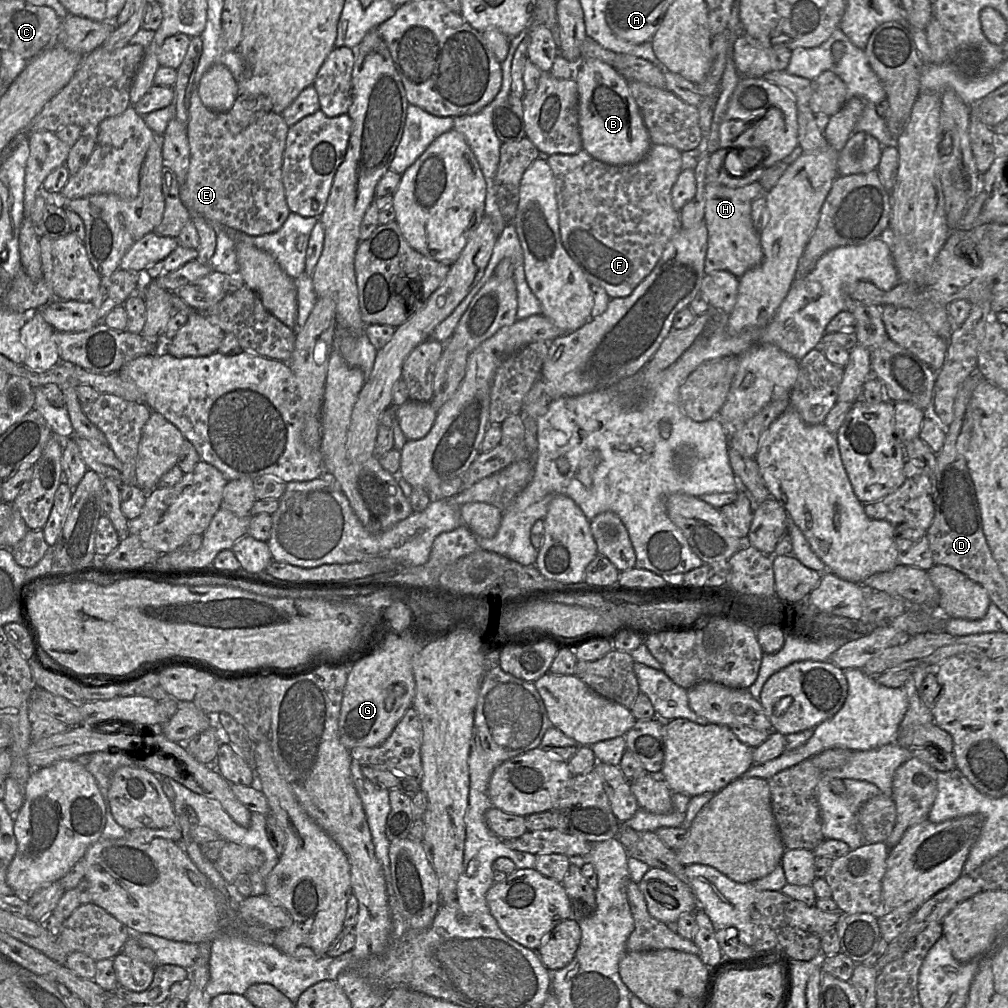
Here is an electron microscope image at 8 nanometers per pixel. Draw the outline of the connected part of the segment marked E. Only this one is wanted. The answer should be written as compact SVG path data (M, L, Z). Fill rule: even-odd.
M198 88L193 89L190 98L189 119L186 124L187 137L190 146L190 163L186 178L184 182L180 184L180 199L191 214L191 218L203 217L209 223L219 223L226 229L232 229L249 236L262 236L265 234L274 233L281 228L291 212L287 205L282 181L283 156L286 147L286 138L289 126L286 124L281 114L270 111L258 117L253 123L251 123L240 133L233 134L228 128L227 117L228 114L226 112L215 112L204 106L200 99Z

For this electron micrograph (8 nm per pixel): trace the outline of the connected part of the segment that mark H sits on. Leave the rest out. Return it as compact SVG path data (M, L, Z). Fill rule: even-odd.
M759 182L742 188L732 189L717 184L705 186L704 223L708 241L704 263L705 274L727 271L740 278L746 271L758 266L763 260L760 234L755 230L751 219L752 203L766 192Z

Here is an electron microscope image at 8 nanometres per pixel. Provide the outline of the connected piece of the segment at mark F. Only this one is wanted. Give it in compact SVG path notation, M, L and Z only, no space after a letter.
M652 144L646 156L637 163L609 165L591 157L581 150L576 154L554 154L547 159L554 176L554 187L558 207L559 231L563 247L568 255L580 266L590 285L602 287L610 299L626 297L653 270L671 238L681 229L680 214L672 206L672 188L682 171L681 152L666 145Z

